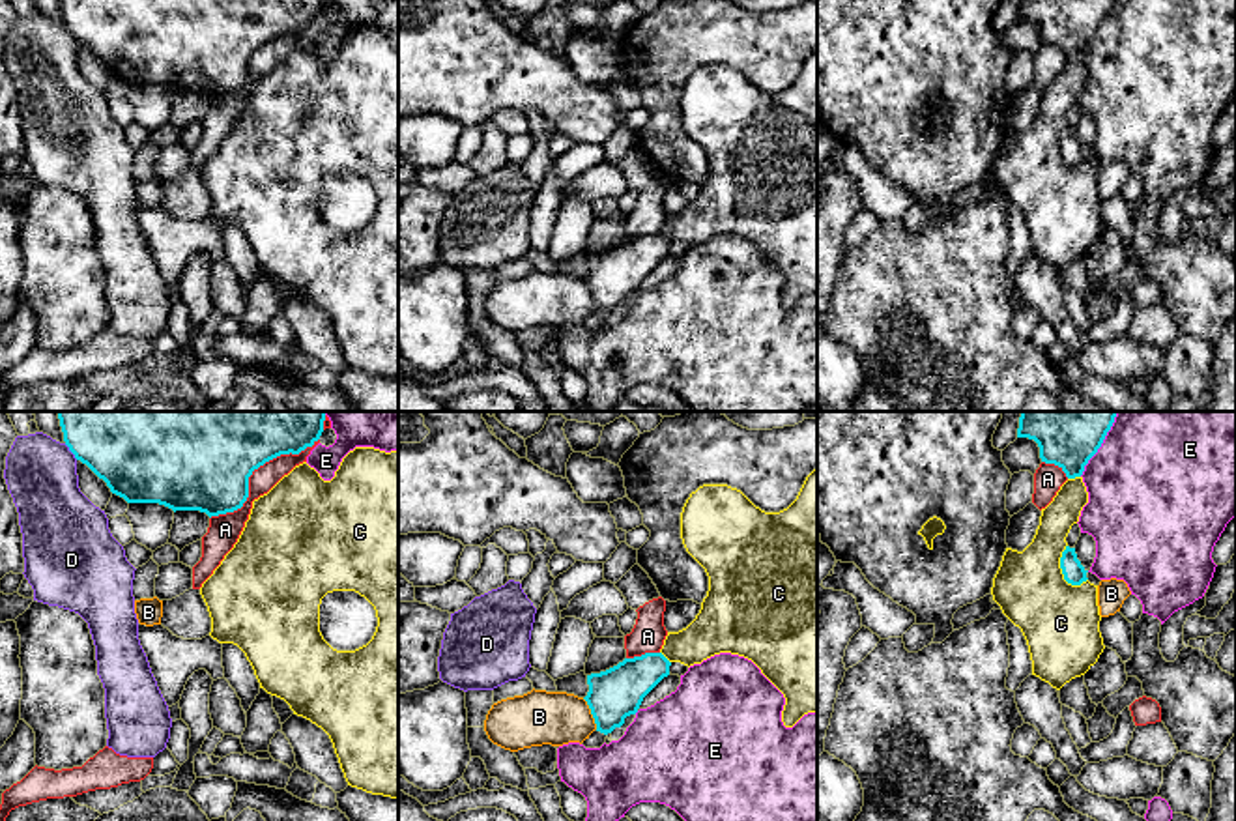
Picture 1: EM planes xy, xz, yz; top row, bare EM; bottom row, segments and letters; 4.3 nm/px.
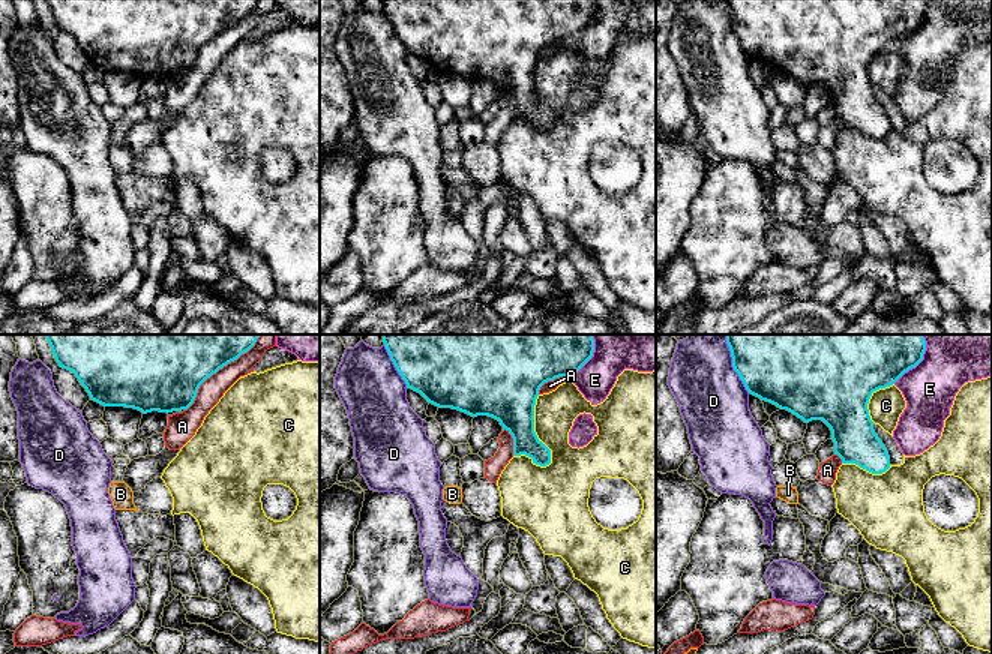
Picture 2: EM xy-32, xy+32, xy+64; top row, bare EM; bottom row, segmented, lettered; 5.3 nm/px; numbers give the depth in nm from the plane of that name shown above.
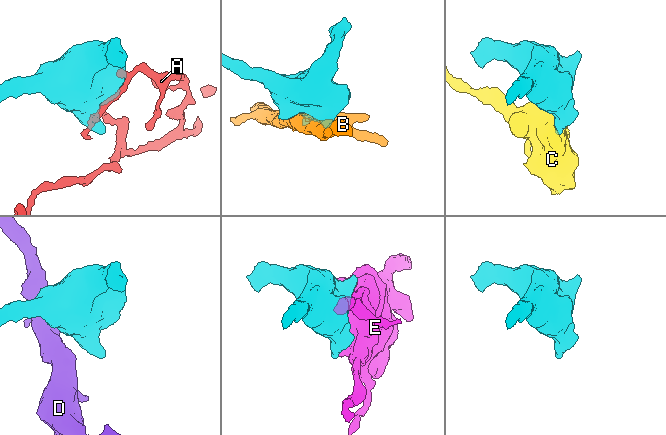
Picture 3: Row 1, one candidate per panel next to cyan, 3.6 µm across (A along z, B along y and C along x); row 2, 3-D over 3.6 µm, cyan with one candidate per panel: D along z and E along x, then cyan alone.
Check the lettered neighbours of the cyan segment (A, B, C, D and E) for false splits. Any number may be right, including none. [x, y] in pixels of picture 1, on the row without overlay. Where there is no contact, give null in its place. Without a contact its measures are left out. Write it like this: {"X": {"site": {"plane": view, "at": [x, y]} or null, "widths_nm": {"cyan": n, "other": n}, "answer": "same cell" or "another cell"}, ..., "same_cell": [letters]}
{"A": {"site": {"plane": "xy", "at": [253, 51]}, "widths_nm": {"cyan": 400, "other": 110}, "answer": "another cell"}, "B": {"site": {"plane": "xz", "at": [591, 294]}, "widths_nm": {"cyan": 220, "other": 240}, "answer": "another cell"}, "C": {"site": {"plane": "yz", "at": [1061, 148]}, "widths_nm": {"cyan": 100, "other": 340}, "answer": "another cell"}, "D": {"site": {"plane": "xy", "at": [70, 30]}, "widths_nm": {"cyan": 300, "other": 300}, "answer": "another cell"}, "E": {"site": {"plane": "yz", "at": [1100, 27]}, "widths_nm": {"cyan": 220, "other": 500}, "answer": "another cell"}, "same_cell": []}

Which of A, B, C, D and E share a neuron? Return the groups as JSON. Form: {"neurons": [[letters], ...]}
{"neurons": [["A"], ["B"], ["C"], ["D"], ["E"]]}

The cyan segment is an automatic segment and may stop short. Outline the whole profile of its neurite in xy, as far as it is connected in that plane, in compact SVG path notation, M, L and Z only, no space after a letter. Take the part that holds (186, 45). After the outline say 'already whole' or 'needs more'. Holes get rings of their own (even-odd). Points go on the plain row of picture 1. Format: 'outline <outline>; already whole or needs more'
outline M60 0L77 41L127 84L159 84L200 92L209 99L234 94L249 79L249 58L280 36L312 28L325 0Z; already whole

